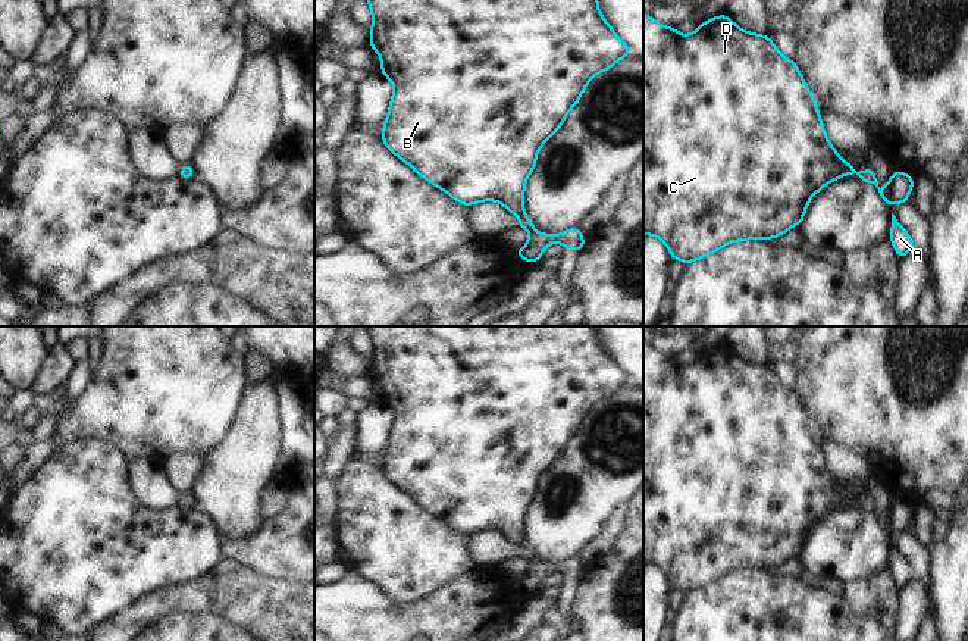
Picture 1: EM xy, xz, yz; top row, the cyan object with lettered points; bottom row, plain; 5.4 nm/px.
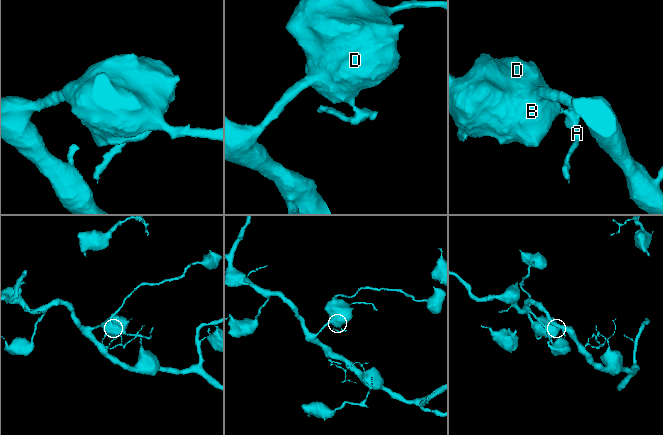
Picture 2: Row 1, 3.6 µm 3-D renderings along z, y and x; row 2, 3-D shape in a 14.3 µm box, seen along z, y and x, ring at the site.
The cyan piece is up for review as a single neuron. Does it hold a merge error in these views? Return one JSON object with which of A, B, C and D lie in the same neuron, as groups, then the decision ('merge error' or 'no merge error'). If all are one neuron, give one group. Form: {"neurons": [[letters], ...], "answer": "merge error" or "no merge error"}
{"neurons": [["A"], ["B", "C", "D"]], "answer": "merge error"}

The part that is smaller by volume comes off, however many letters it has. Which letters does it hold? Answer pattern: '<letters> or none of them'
A

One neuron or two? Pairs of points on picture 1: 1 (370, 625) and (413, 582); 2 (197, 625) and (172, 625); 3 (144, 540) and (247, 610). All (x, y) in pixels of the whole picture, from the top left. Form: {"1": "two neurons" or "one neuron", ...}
{"1": "two neurons", "2": "one neuron", "3": "two neurons"}

